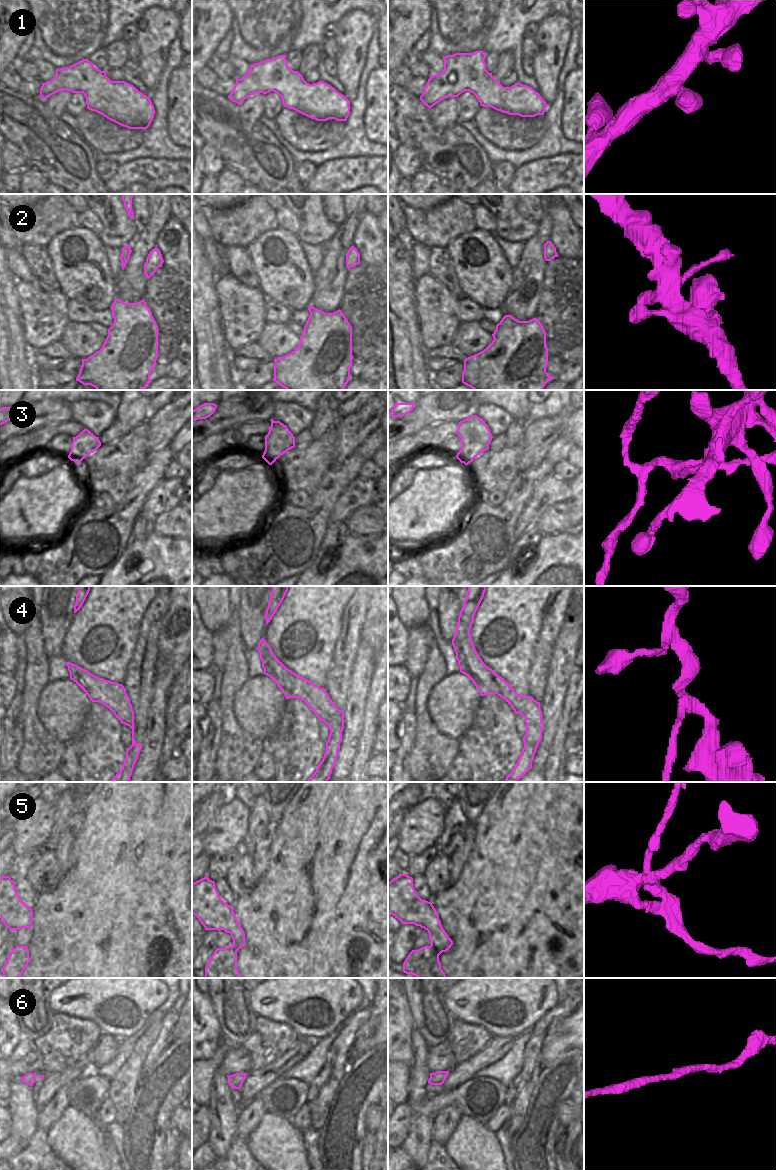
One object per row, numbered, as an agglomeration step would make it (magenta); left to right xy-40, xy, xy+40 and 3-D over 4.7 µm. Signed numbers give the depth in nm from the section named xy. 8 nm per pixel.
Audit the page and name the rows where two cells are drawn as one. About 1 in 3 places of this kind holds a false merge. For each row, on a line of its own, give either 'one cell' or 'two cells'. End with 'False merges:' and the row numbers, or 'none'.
1: one cell
2: one cell
3: two cells
4: one cell
5: two cells
6: one cell
False merges: 3, 5

